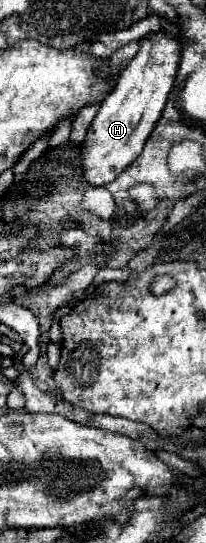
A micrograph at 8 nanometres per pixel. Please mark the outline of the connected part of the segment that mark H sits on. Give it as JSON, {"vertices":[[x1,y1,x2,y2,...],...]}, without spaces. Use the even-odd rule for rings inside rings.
{"vertices":[[147,34,141,40,141,48,137,56,129,62,127,68,121,70,117,78,117,86,103,100,97,116,93,118,85,142,83,142,83,176,89,186,105,186,113,182,143,150,149,134,157,126,161,112,165,108,167,96,173,88,177,70,181,62,179,40,165,34]]}

